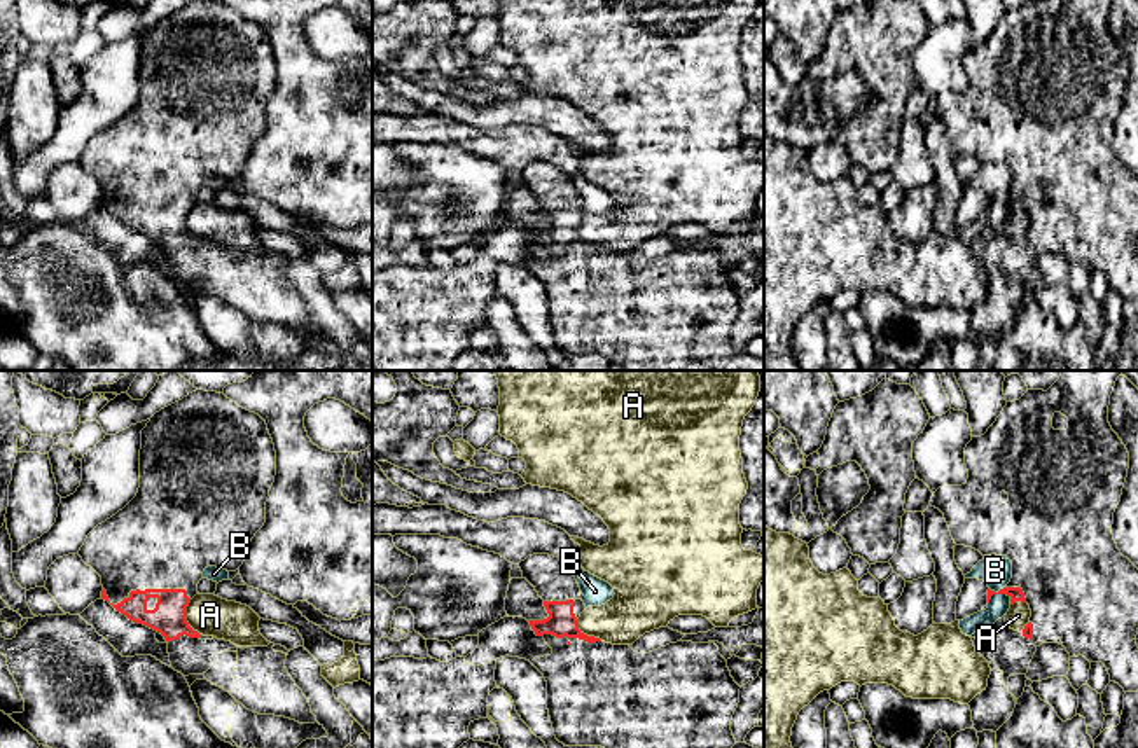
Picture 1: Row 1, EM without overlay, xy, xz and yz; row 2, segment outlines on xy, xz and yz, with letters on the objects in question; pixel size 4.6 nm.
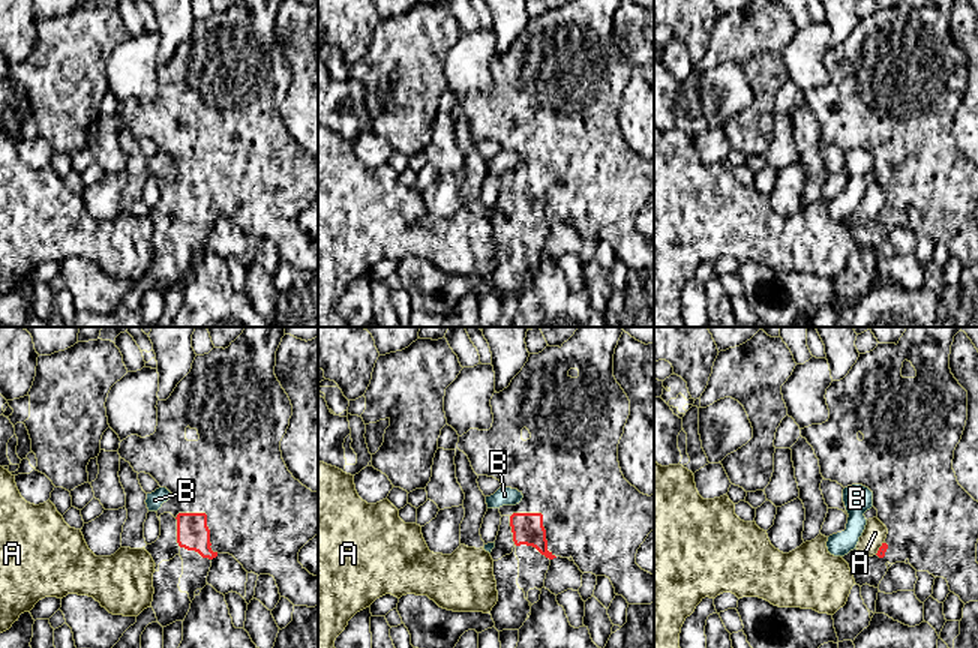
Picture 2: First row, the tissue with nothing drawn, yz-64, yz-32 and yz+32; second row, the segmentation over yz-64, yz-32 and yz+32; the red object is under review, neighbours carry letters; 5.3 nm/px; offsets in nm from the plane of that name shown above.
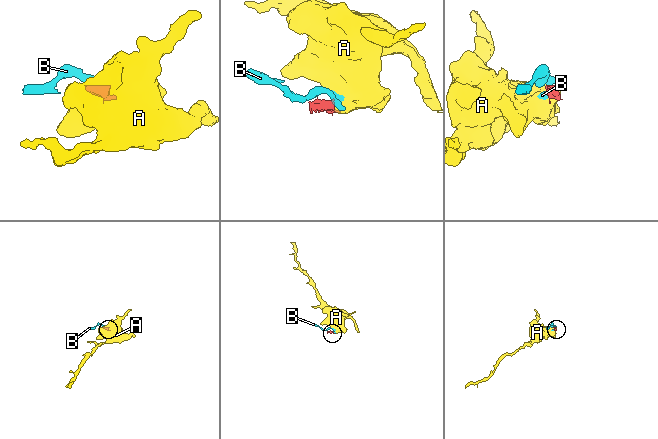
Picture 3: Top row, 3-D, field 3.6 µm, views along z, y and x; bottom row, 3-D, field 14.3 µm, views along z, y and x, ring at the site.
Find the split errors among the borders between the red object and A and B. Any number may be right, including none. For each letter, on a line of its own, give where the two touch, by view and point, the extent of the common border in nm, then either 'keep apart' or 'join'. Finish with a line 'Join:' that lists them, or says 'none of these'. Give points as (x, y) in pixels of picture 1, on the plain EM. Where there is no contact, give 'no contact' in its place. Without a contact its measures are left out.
A: contact xy (186, 226); length 180 nm; keep apart
B: contact yz (995, 201); length 130 nm; keep apart
Join: none of these

